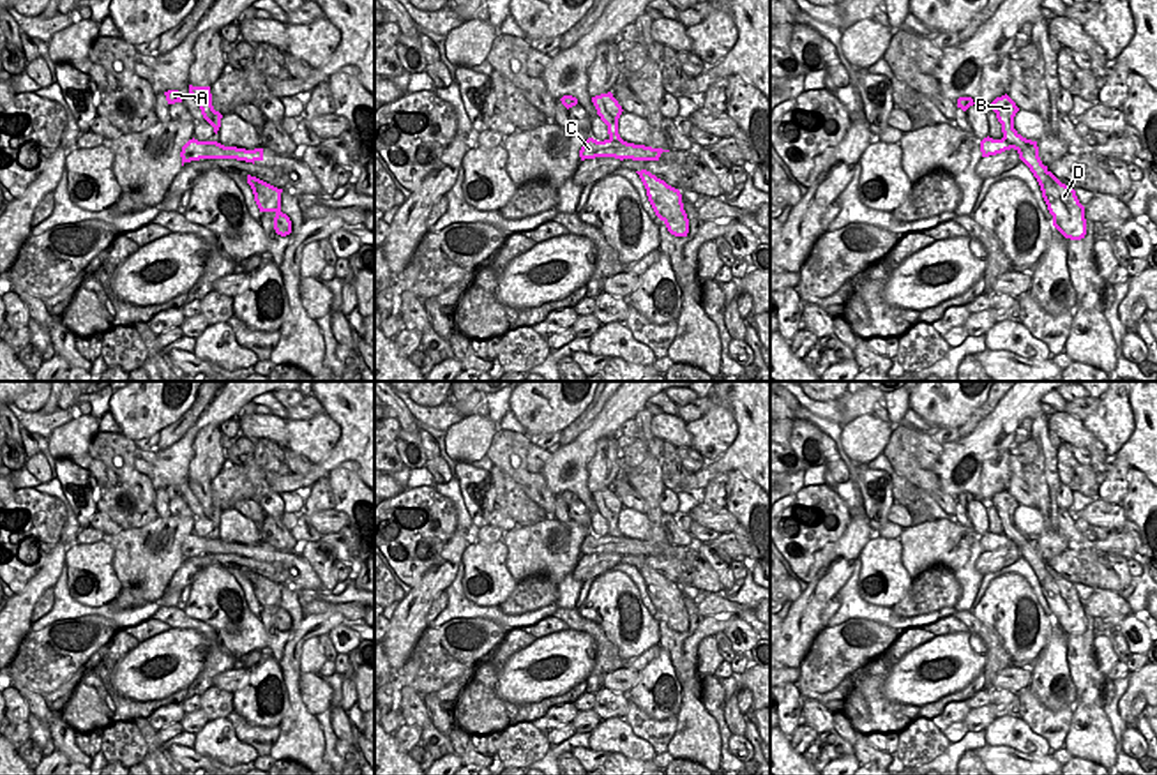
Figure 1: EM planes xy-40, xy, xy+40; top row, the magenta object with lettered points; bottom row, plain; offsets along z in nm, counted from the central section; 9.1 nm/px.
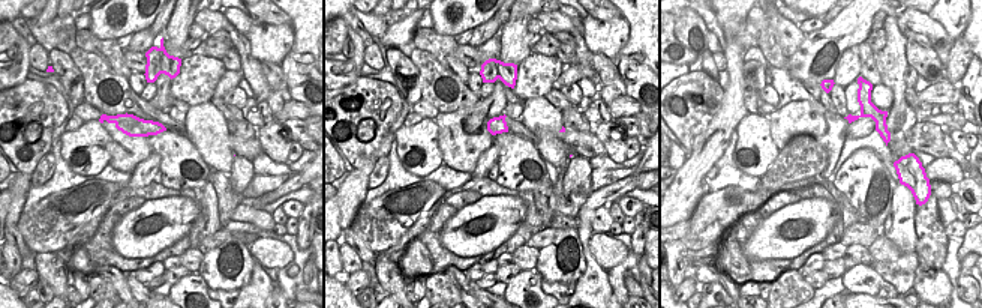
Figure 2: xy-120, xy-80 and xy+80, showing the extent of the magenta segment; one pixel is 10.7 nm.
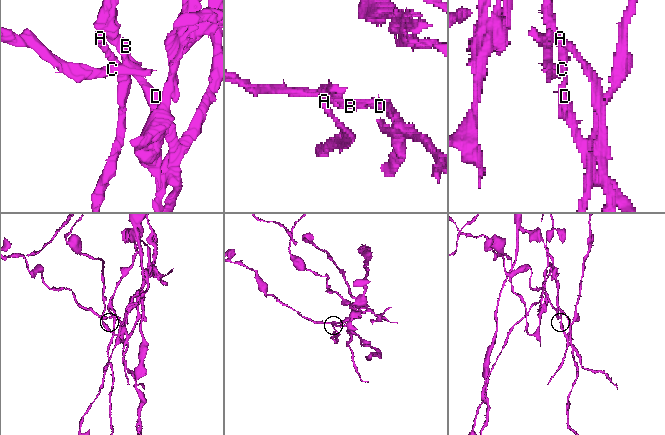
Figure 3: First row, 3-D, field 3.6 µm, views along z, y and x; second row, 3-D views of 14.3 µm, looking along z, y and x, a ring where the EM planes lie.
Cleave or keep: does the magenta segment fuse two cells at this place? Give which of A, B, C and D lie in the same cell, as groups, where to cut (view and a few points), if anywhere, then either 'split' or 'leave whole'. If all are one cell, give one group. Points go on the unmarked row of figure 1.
A B D / C | xy+40 (1004, 532), (1021, 546), (1021, 553) | split

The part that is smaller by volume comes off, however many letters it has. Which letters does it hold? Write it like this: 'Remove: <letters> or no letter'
Remove: C

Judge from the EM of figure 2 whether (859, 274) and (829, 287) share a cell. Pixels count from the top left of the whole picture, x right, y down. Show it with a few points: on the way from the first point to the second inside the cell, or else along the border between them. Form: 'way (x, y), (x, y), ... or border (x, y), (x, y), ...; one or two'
border (841, 277), (841, 284), (846, 290); two

